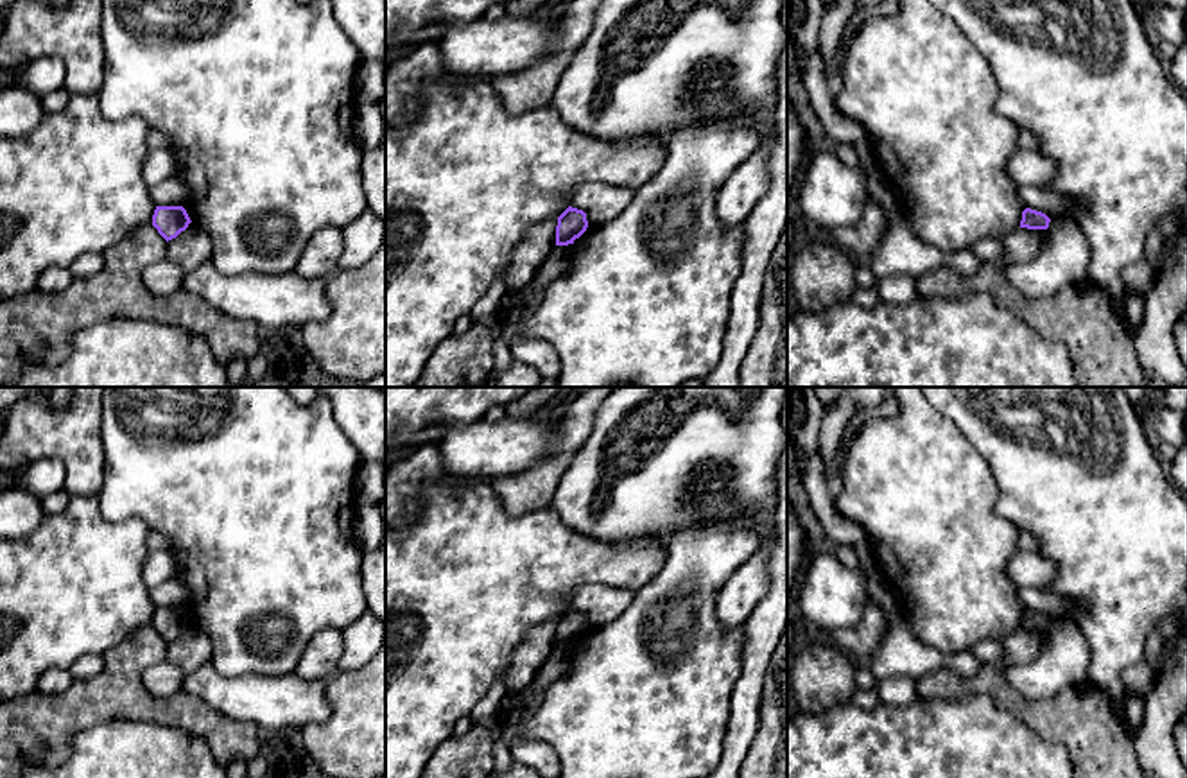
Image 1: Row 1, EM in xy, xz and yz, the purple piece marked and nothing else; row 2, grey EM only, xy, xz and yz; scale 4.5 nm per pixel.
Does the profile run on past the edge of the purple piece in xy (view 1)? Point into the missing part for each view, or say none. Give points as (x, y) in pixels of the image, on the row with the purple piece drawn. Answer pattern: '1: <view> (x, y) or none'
1: none

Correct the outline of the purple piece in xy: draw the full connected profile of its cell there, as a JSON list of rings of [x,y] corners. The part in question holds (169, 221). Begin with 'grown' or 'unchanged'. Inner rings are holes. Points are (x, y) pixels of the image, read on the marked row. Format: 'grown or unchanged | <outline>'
unchanged | [[[156,206],[152,215],[152,226],[167,242],[185,231],[190,222],[183,206]]]

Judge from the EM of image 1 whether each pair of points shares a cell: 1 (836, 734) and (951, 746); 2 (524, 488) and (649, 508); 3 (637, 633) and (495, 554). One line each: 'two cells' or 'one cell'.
1: one cell
2: two cells
3: two cells

